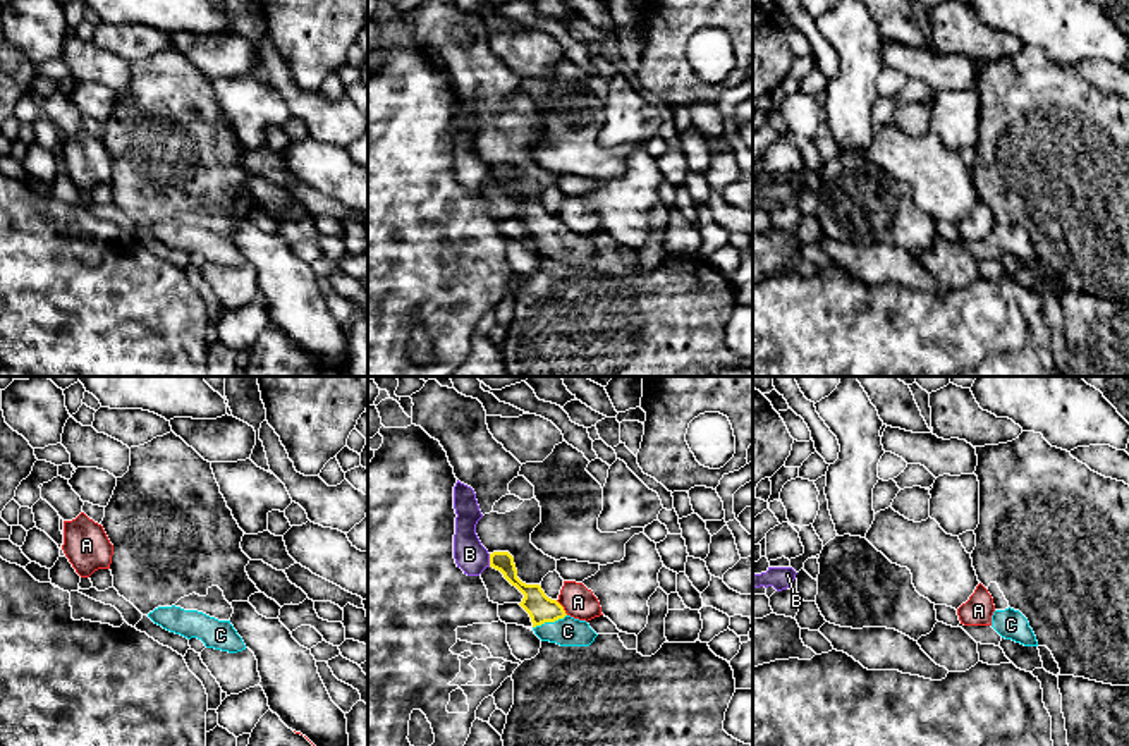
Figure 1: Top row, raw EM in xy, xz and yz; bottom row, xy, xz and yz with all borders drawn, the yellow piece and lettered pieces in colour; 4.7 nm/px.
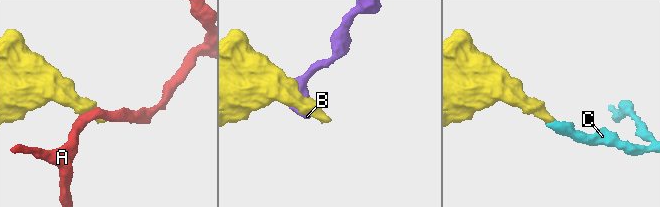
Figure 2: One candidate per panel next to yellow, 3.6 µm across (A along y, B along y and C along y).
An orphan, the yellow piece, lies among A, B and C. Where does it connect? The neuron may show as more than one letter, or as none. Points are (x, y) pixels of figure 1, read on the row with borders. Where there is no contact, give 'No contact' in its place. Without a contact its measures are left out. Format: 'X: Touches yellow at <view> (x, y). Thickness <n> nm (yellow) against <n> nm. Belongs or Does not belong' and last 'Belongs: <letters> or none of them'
A: Touches yellow at xz (562, 607). Thickness 130 nm (yellow) against 150 nm. Does not belong
B: Touches yellow at xz (490, 561). Thickness 100 nm (yellow) against 150 nm. Does not belong
C: Touches yellow at xz (549, 621). Thickness 130 nm (yellow) against 140 nm. Belongs
Belongs: C

